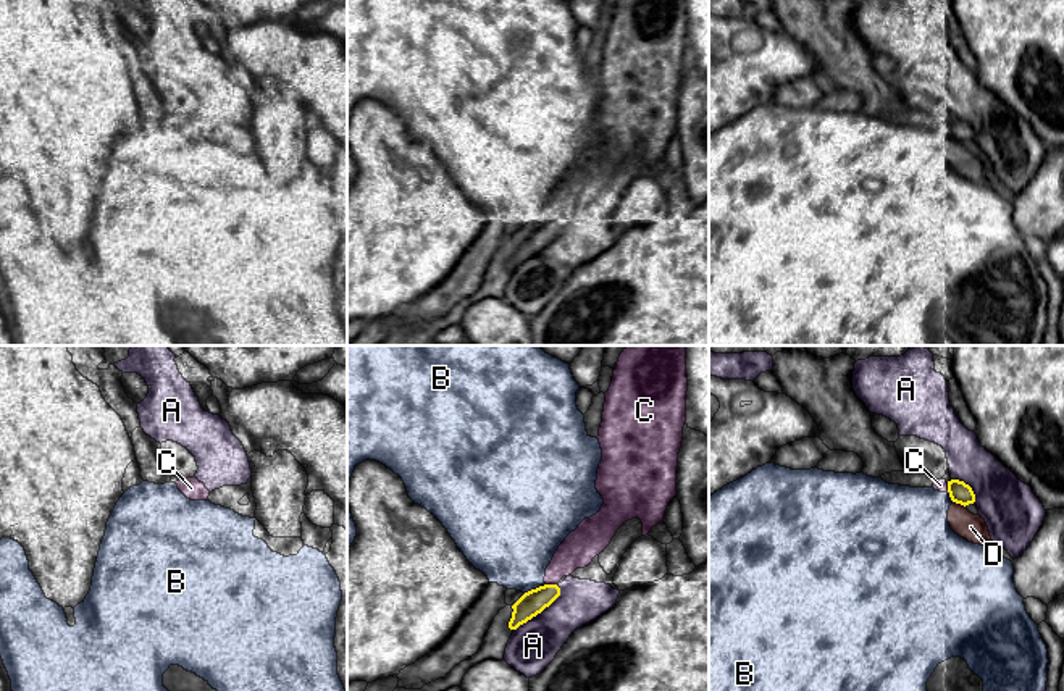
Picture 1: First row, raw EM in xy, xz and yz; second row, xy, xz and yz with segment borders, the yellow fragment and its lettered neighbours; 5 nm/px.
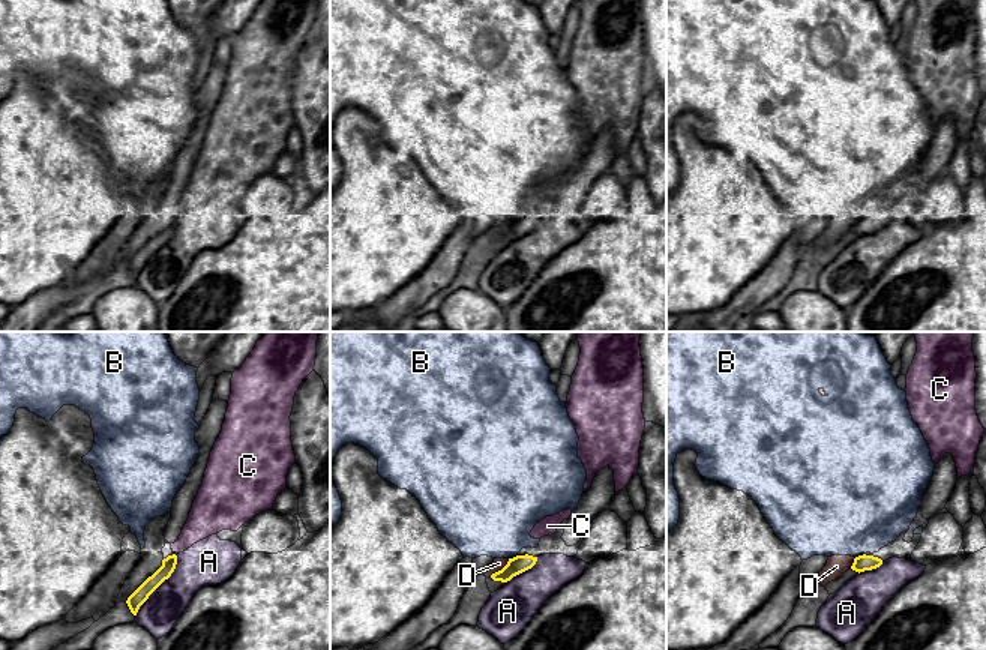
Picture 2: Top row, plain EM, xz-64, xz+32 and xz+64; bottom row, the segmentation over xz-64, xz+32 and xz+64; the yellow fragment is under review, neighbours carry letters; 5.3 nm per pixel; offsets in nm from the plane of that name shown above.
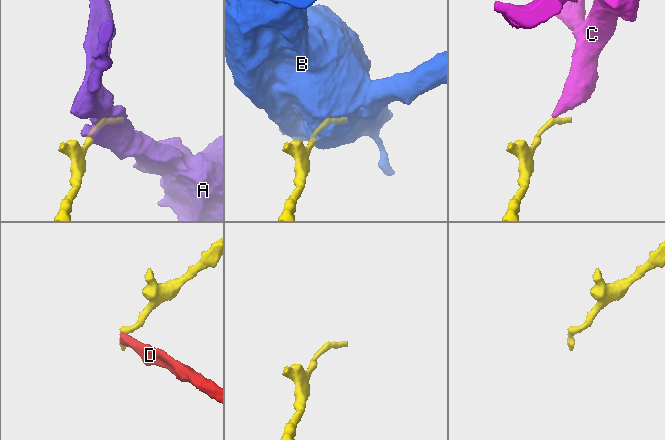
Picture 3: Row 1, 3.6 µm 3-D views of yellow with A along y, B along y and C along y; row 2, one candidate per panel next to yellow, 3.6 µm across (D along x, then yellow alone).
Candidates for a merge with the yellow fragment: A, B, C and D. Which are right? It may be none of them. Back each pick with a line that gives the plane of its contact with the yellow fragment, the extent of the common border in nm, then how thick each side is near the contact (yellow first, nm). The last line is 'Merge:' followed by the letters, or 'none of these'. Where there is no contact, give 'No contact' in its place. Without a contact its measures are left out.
Merge: none of these

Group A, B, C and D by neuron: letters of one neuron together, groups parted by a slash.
A C / B / D

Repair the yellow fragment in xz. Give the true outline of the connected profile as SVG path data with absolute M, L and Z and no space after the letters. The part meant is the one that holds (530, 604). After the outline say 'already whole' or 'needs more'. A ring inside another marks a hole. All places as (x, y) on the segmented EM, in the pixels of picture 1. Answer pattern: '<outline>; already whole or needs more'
M544 584L536 589L525 593L513 605L512 618L509 622L510 630L517 630L526 623L546 607L549 607L560 596L557 584Z; already whole

